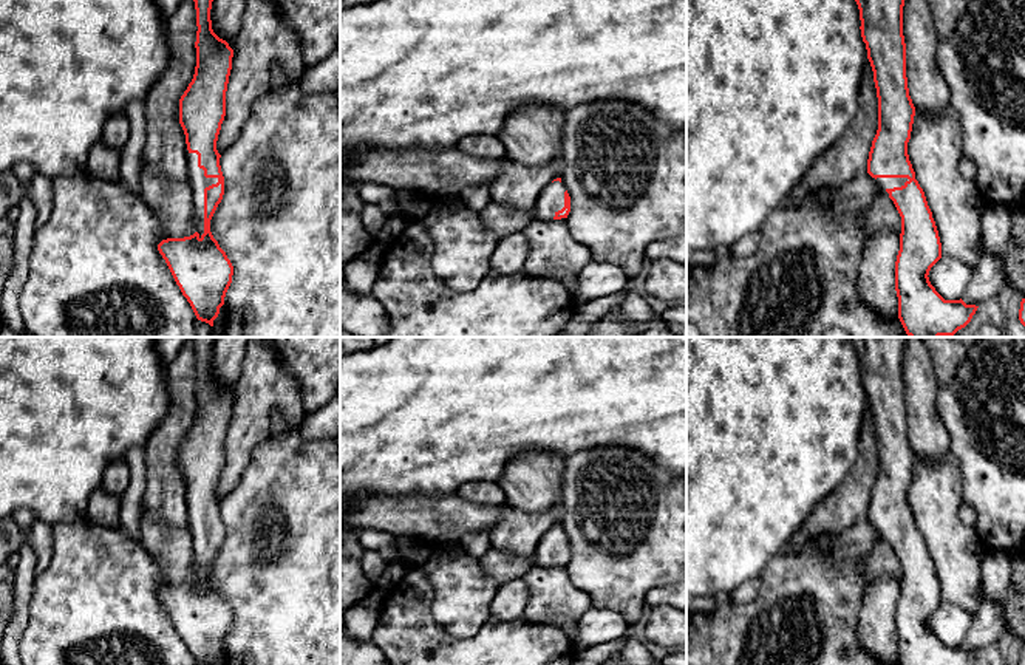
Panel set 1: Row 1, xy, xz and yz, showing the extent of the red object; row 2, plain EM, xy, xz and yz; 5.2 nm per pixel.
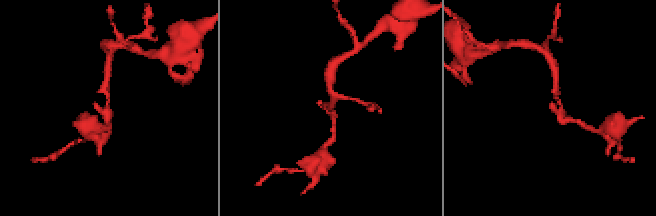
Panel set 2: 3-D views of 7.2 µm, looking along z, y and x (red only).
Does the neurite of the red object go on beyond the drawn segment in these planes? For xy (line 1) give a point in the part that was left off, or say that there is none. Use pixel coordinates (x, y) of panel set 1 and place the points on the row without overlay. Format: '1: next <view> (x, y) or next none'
1: next xy (197, 526)

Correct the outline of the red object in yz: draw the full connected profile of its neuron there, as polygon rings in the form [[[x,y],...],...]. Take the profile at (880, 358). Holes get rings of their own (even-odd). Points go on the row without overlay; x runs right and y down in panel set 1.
[[[852,337],[878,444],[878,476],[869,498],[867,520],[901,563],[895,608],[898,665],[972,665],[979,653],[966,651],[962,645],[945,646],[928,623],[942,605],[942,589],[908,501],[915,453],[906,424],[906,339]]]

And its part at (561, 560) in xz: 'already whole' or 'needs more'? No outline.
needs more

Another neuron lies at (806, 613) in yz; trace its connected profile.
[[[867,518],[835,538],[829,552],[776,554],[761,574],[761,589],[748,603],[730,603],[719,612],[686,609],[686,665],[884,665],[858,640],[864,598],[861,563],[883,537]]]

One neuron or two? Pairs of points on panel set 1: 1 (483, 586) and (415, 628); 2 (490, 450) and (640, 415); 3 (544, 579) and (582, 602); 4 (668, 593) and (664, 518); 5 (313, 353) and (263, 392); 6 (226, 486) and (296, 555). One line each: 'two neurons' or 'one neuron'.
1: two neurons
2: one neuron
3: one neuron
4: two neurons
5: two neurons
6: two neurons

